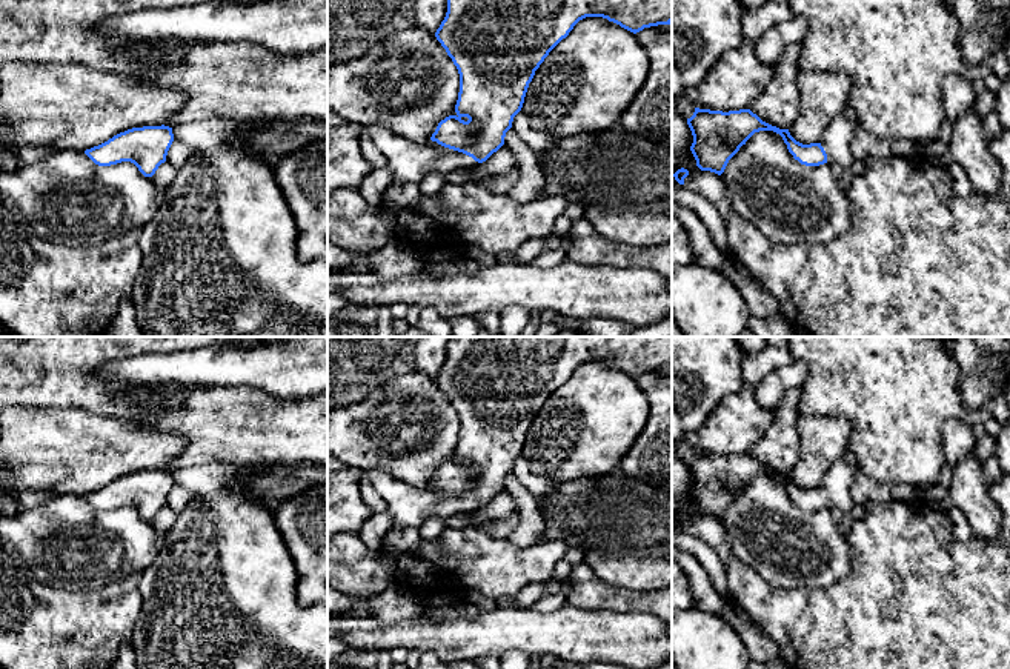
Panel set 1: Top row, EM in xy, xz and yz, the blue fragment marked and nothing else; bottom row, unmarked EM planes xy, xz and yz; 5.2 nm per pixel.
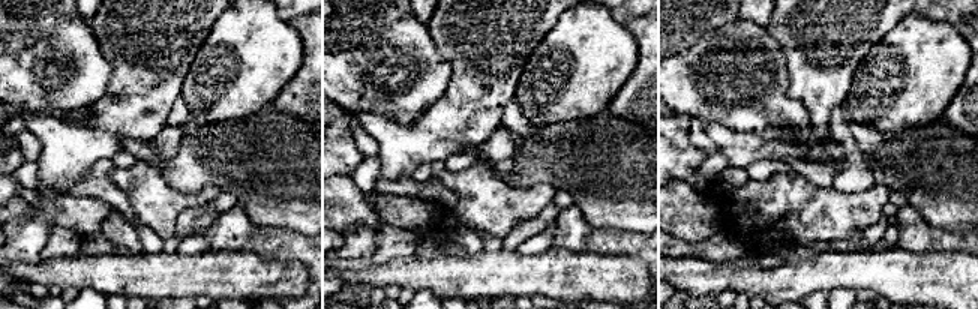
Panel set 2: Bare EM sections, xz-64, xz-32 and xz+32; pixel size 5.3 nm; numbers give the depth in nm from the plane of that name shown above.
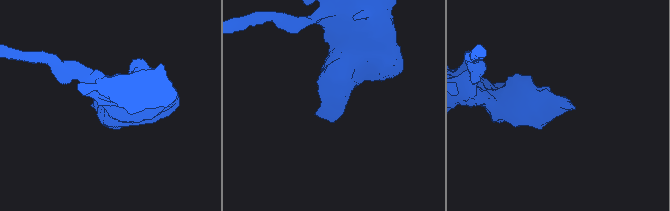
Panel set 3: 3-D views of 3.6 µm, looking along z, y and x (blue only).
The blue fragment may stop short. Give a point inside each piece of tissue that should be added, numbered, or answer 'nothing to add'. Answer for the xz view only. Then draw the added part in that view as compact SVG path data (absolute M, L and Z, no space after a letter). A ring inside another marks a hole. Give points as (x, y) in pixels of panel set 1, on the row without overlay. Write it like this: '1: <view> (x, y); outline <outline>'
1: xz (409, 505); outline M380 471L366 474L387 503L387 512L394 518L392 529L420 529L427 518L450 518L455 514L478 509L472 501L432 484L409 484Z

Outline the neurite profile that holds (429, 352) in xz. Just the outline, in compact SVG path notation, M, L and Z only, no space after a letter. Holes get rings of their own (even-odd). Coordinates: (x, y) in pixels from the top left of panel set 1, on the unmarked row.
M418 337L414 349L415 369L437 377L447 357L449 337Z

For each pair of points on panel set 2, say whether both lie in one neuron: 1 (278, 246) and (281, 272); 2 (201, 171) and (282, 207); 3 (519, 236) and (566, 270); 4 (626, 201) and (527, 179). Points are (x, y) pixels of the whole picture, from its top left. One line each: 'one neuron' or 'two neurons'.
1: two neurons
2: one neuron
3: two neurons
4: one neuron

